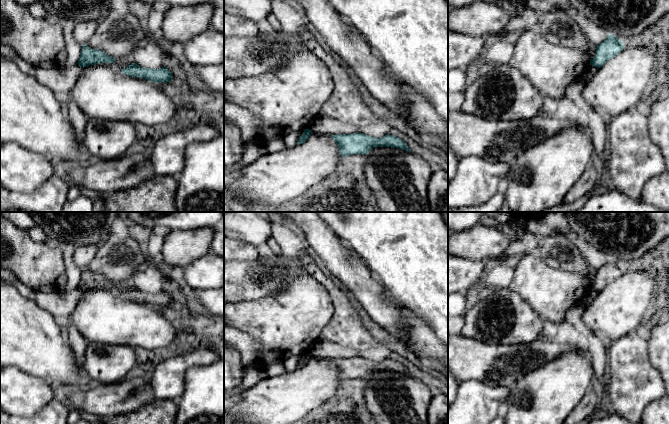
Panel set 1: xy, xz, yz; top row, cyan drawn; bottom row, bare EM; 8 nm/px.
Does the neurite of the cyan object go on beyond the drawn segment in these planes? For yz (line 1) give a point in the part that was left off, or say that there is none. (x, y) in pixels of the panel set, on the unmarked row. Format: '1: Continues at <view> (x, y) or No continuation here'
1: No continuation here

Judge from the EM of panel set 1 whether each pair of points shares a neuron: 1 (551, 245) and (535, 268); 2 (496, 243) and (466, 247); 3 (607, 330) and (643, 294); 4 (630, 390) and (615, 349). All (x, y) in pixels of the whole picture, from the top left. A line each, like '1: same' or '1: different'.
1: different
2: same
3: same
4: same

